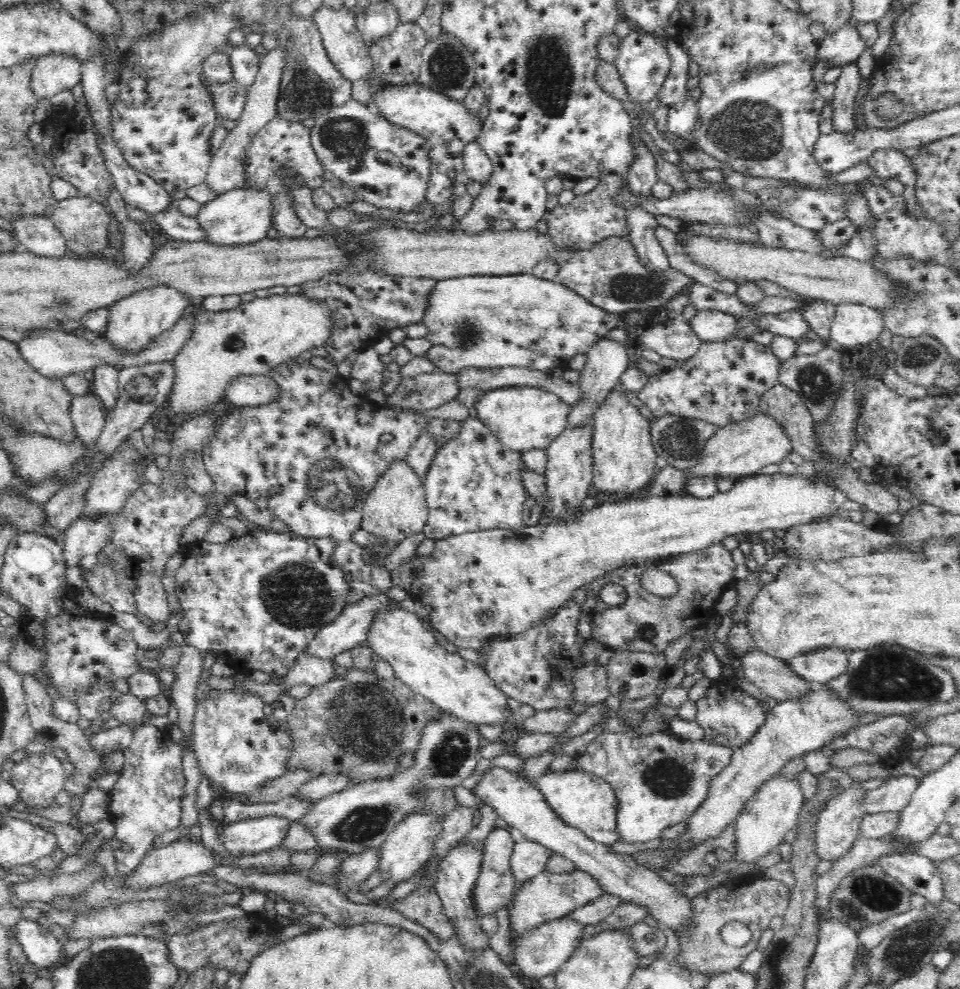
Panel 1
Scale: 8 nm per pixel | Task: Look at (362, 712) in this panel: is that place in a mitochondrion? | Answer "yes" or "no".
yes

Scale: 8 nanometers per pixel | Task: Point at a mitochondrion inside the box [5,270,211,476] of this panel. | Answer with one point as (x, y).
(62, 303)

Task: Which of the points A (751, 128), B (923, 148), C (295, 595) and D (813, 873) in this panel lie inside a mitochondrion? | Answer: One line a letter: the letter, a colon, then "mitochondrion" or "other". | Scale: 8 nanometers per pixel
A: mitochondrion
B: other
C: mitochondrion
D: other

